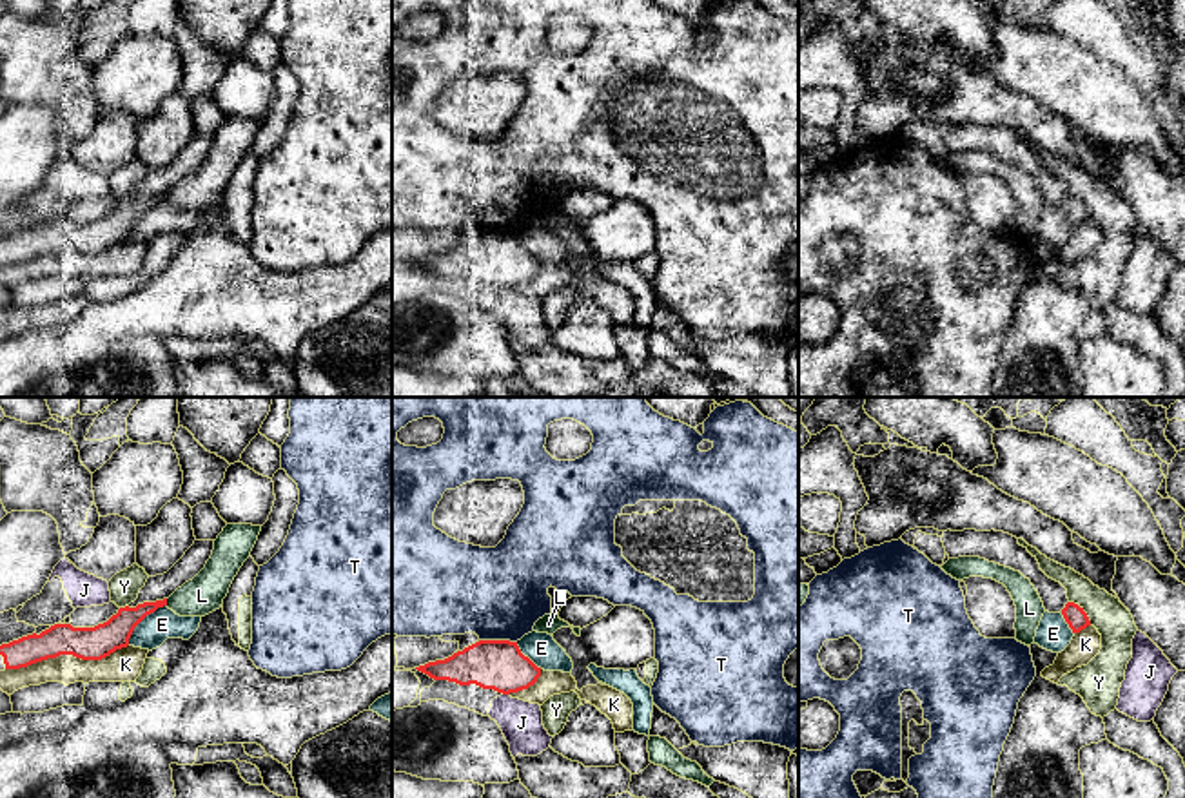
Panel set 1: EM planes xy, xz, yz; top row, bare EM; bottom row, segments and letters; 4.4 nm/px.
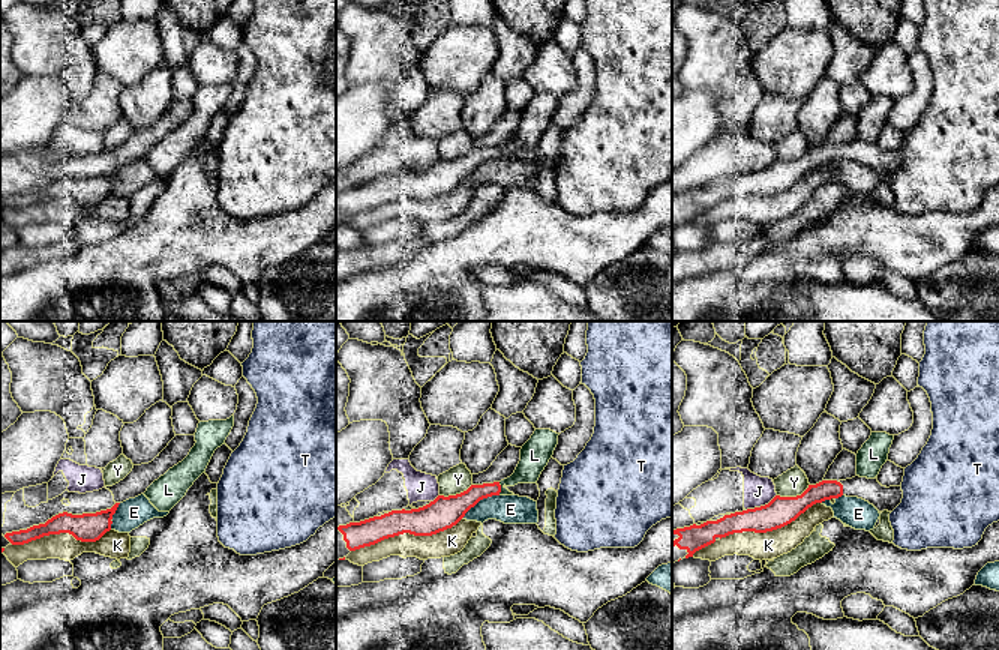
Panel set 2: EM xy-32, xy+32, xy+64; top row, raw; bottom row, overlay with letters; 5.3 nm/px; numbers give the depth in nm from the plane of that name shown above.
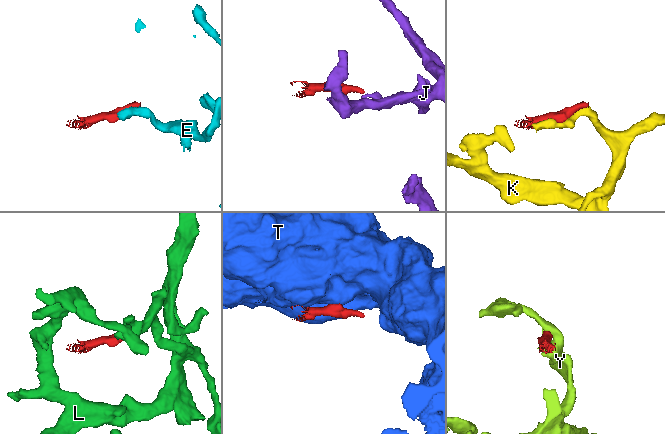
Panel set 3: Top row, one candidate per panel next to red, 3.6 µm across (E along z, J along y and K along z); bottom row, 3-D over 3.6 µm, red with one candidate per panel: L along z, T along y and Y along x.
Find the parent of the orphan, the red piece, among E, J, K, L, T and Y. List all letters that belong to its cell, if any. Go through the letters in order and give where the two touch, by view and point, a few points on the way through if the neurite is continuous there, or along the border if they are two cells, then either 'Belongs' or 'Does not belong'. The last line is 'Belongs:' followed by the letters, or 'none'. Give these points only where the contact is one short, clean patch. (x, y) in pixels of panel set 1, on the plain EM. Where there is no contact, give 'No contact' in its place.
E: Touches red at xy (142, 213). Path across: xy (97, 236), (135, 220), (142, 213), (162, 218). Belongs
J: Touches red at xz (507, 287). Boundary: xz (503, 287), (509, 289). Does not belong
K: Touches red at xy (66, 247). Does not belong
L: Touches red at xy (166, 196). Does not belong
T: Touches red at xz (498, 234). Does not belong
Y: Touches red at yz (1084, 205). Boundary: yz (1069, 194), (1086, 207), (1091, 218). Does not belong
Belongs: E

